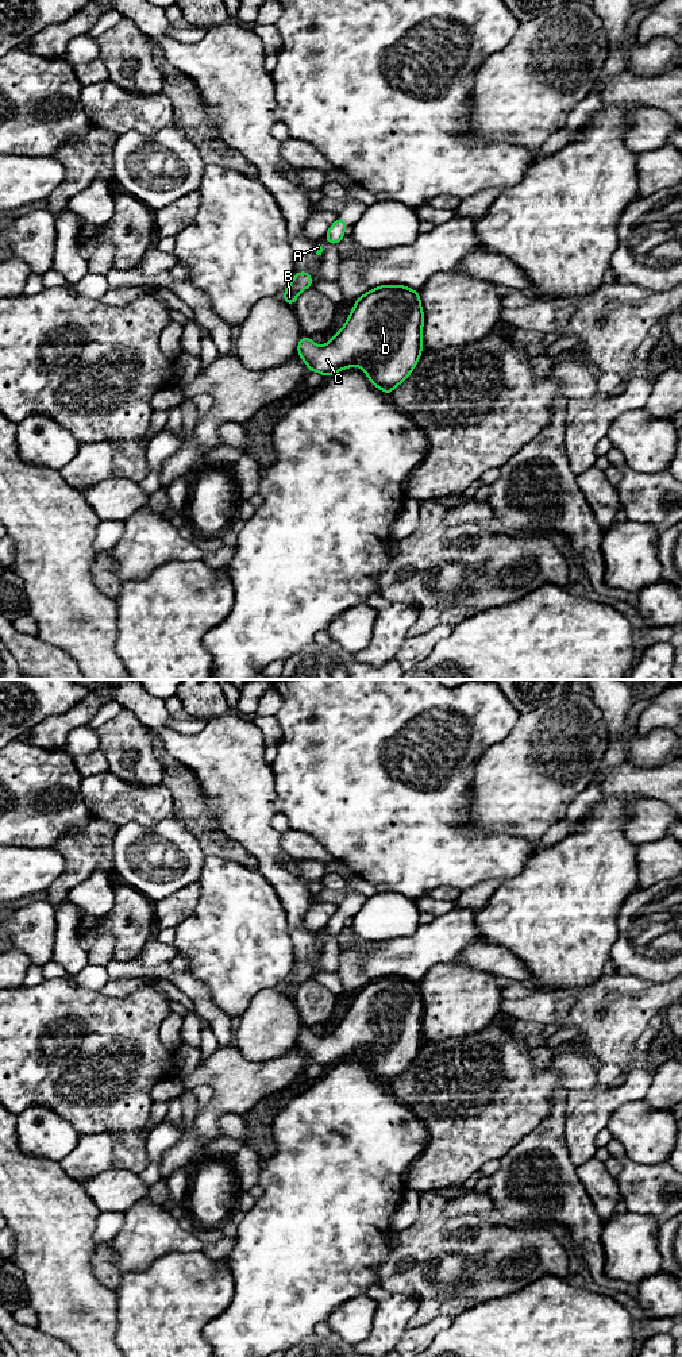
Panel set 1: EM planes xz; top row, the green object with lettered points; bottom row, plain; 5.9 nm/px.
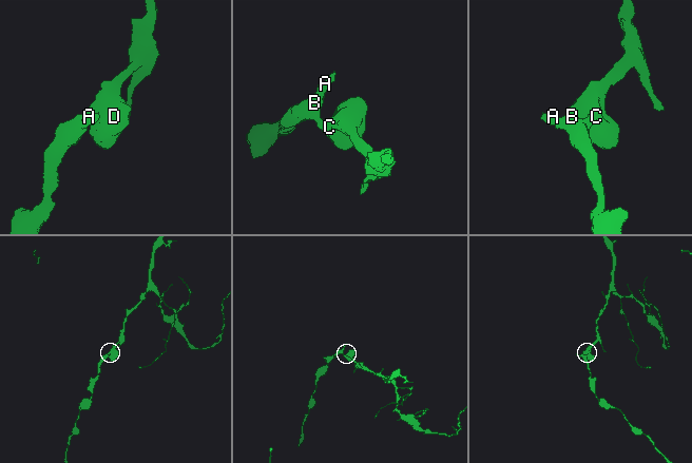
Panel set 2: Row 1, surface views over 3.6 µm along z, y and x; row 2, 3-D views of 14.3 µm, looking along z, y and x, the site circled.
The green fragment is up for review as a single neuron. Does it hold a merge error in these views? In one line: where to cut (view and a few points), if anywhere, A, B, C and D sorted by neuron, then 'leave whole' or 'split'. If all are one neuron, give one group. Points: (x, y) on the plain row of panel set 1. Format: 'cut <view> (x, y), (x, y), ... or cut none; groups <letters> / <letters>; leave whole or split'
cut none; groups A B C D; leave whole

